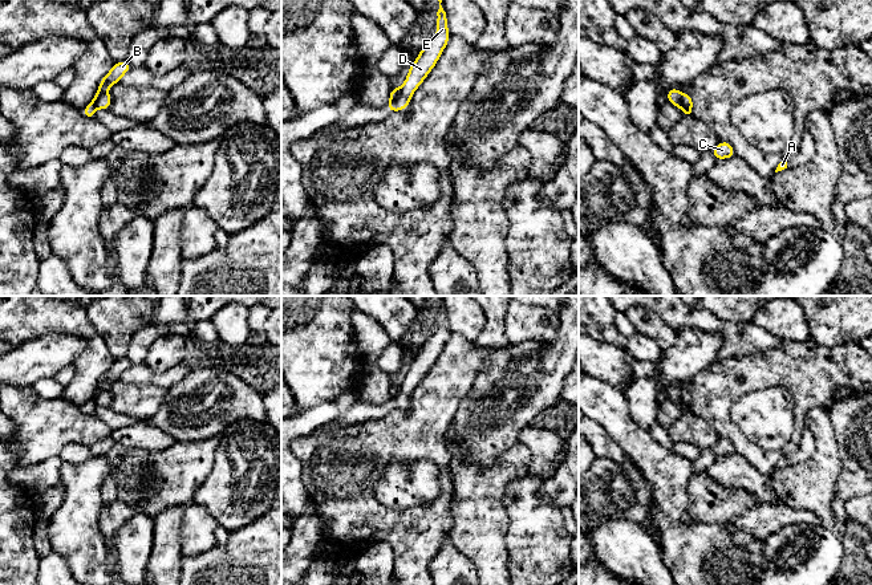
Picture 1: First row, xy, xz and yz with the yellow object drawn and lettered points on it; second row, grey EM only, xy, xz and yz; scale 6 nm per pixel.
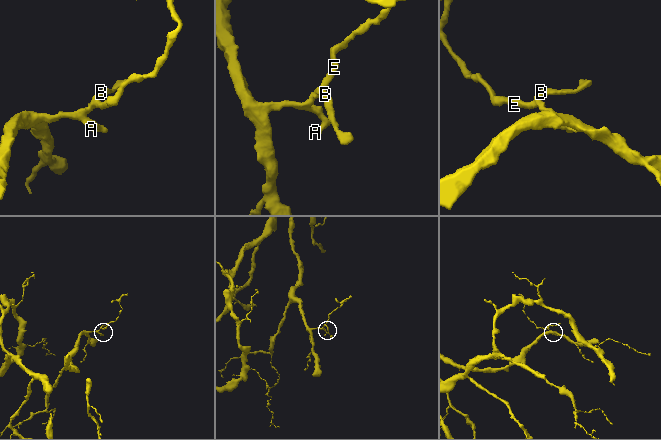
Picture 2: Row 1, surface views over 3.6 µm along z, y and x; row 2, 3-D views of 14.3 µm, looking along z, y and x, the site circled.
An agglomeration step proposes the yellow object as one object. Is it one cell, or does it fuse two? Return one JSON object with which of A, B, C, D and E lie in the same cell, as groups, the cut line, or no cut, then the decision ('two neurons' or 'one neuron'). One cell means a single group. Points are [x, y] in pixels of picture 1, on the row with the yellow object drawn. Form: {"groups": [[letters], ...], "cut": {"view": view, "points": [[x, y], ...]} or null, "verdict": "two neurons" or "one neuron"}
{"groups": [["A", "B", "C"], ["D", "E"]], "cut": {"view": "xz", "points": [[401, 89], [390, 101]]}, "verdict": "two neurons"}

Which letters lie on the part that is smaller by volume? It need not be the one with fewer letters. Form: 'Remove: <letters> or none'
Remove: D, E

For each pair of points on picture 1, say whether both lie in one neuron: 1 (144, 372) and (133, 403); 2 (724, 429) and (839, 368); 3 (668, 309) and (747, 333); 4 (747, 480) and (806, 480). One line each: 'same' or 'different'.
1: different
2: same
3: same
4: different

